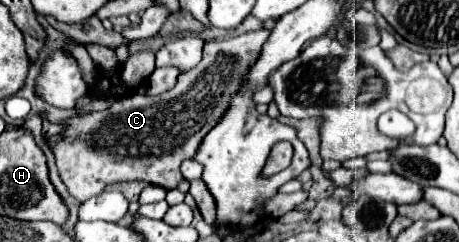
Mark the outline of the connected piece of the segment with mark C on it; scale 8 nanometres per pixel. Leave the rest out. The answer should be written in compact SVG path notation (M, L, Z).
M258 29L232 39L208 41L202 61L186 75L180 75L174 89L158 97L128 93L104 111L68 119L66 139L54 147L54 157L70 195L86 201L112 183L134 179L174 189L184 179L180 173L182 161L198 151L202 139L230 109L232 99L244 91L246 75L268 37L268 29Z

